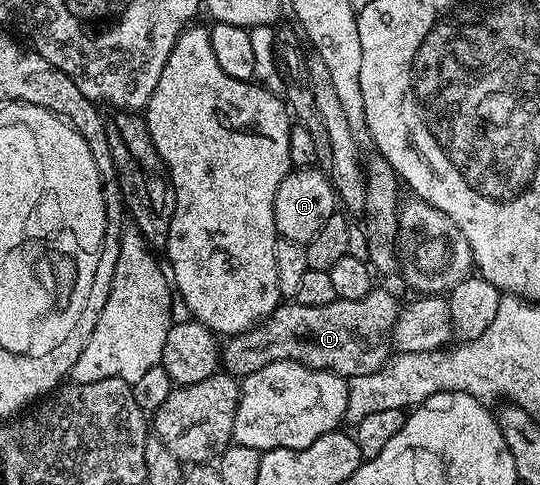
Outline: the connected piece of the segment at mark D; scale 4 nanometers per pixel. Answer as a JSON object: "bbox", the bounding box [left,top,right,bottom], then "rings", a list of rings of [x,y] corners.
{"bbox":[220,289,400,377],"rings":[[[375,289],[360,301],[336,298],[328,305],[315,307],[283,301],[267,319],[225,340],[220,351],[221,366],[235,377],[251,375],[264,365],[272,365],[272,361],[285,359],[335,371],[343,377],[376,373],[392,355],[392,332],[400,314],[398,297],[395,292]]]}

